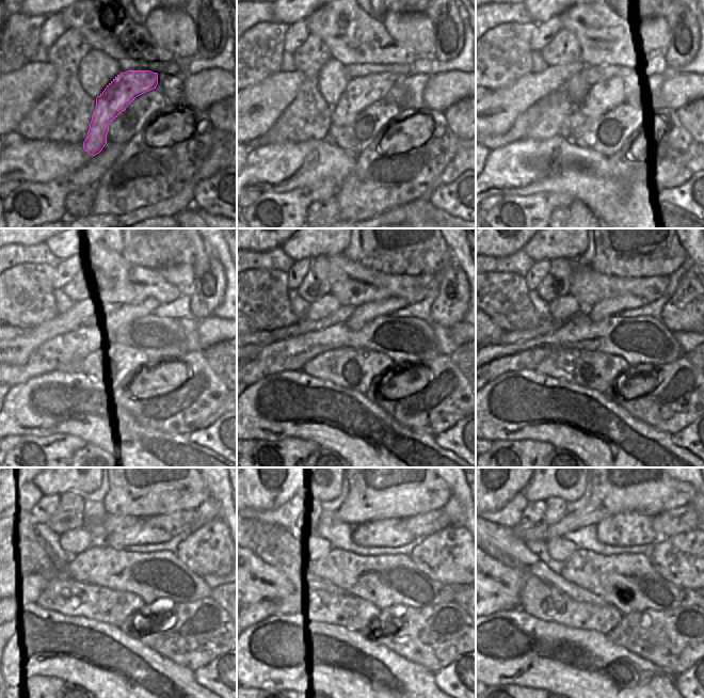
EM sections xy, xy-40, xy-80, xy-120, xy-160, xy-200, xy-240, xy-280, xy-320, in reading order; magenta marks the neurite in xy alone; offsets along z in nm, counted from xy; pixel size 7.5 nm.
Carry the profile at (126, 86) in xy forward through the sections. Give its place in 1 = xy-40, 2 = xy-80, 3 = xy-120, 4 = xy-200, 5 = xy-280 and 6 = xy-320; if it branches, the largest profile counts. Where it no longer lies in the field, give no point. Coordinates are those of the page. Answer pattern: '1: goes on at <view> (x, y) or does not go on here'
1: goes on at xy-40 (361, 92)
2: goes on at xy-80 (606, 85)
3: goes on at xy-120 (117, 327)
4: goes on at xy-200 (614, 306)
5: goes on at xy-280 (385, 532)
6: goes on at xy-320 (627, 528)

